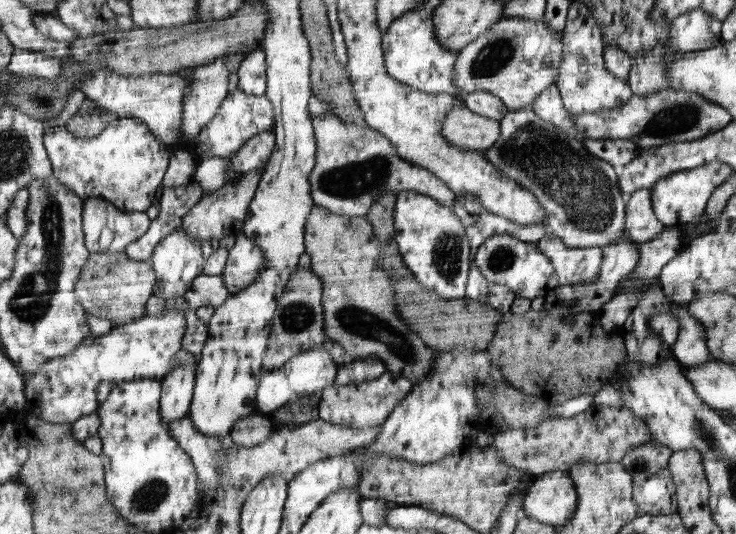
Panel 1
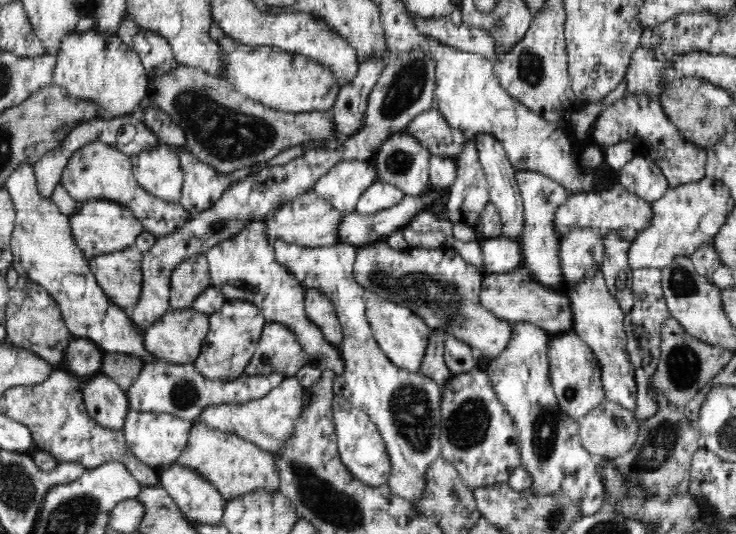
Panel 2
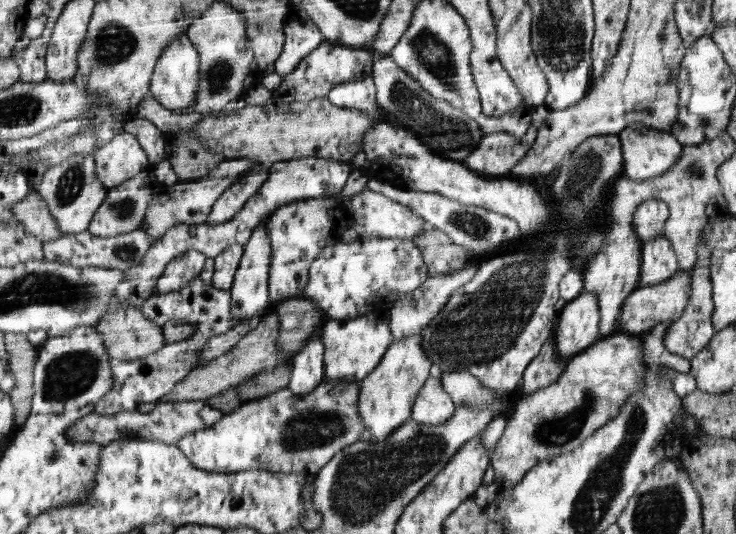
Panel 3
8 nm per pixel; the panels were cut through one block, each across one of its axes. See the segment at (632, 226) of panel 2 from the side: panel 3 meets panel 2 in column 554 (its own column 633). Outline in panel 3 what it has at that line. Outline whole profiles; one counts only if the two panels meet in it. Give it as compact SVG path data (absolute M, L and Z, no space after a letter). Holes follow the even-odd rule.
M657 200L643 202L633 214L634 233L642 241L652 240L662 234L668 216L669 210L665 203Z

